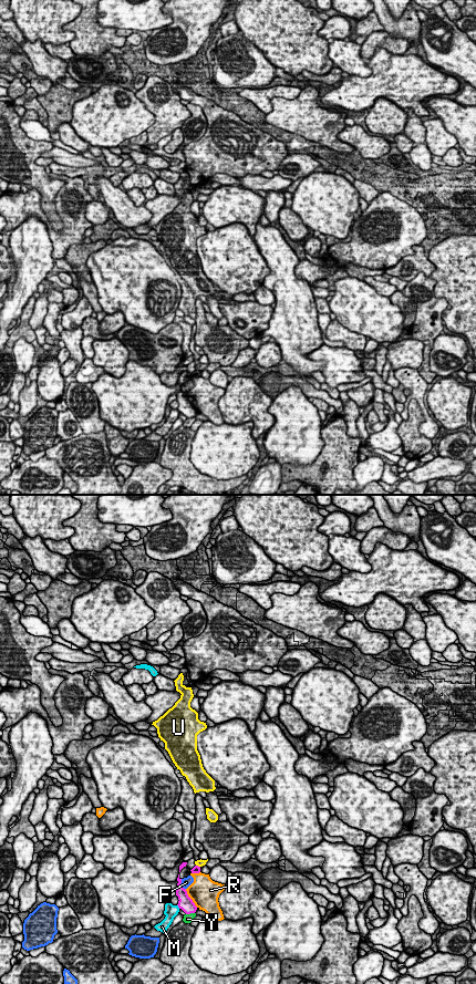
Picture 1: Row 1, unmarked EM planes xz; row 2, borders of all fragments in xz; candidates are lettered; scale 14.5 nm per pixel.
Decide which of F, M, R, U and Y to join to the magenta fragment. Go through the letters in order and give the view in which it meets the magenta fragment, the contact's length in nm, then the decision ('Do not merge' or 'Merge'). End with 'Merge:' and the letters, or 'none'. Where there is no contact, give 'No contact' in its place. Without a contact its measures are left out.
F: Touches magenta in xz. Shared border 170 nm. Do not merge
M: Touches magenta in xz. Shared border 70 nm. Do not merge
R: Touches magenta in xz. Shared border 320 nm. Do not merge
U: Touches magenta in xz. Shared border 70 nm. Do not merge
Y: Touches magenta in xz. Shared border 130 nm. Do not merge
Merge: none

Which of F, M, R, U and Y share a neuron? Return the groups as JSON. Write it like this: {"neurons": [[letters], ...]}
{"neurons": [["F"], ["M"], ["R"], ["U"], ["Y"]]}

